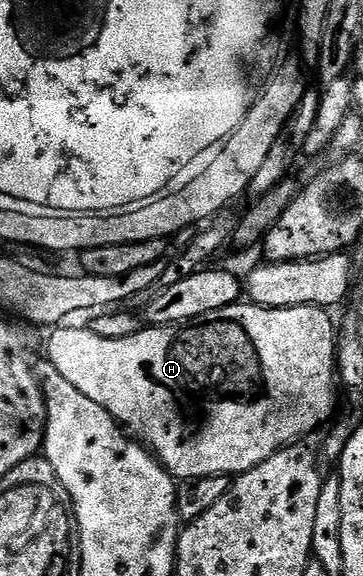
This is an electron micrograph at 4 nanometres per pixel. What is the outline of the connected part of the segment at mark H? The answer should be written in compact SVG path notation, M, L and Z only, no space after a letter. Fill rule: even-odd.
M239 302L224 310L212 310L212 314L192 318L184 324L146 326L128 338L100 338L100 334L91 332L86 326L58 326L51 331L54 333L46 340L44 356L52 362L52 366L56 366L56 370L60 370L60 374L64 374L64 378L68 378L68 382L72 382L72 386L76 386L76 390L80 390L80 394L84 394L84 398L92 398L92 402L104 406L108 414L112 414L119 424L129 429L161 460L171 476L179 481L207 480L209 476L233 478L260 466L260 462L272 458L272 454L276 454L281 448L287 448L288 445L306 438L309 432L316 431L326 419L329 421L335 415L336 335L334 336L334 324L330 321L330 316L331 313L327 309L313 308L311 304L295 308L262 308L259 304Z

